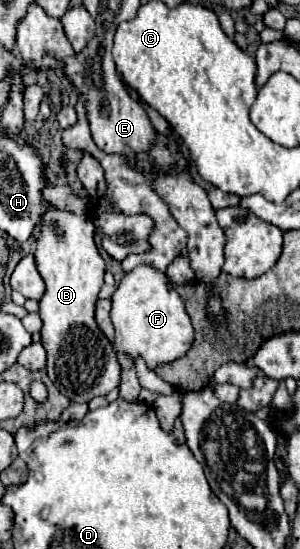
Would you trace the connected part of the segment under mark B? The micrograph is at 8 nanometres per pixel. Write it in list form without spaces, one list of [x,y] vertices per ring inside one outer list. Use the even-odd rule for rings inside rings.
[[[52,210],[44,216],[44,226],[38,236],[36,246],[36,266],[46,282],[46,294],[40,300],[40,318],[42,318],[42,346],[46,348],[48,360],[46,360],[46,374],[52,380],[52,384],[70,398],[70,402],[90,402],[94,396],[104,396],[112,388],[120,384],[120,366],[116,362],[114,346],[106,340],[106,336],[100,332],[96,320],[94,320],[94,306],[98,300],[98,292],[104,284],[104,260],[100,258],[96,244],[94,244],[94,224],[88,216],[76,216],[62,210]],[[50,220],[56,220],[60,224],[62,236],[56,236]]]

